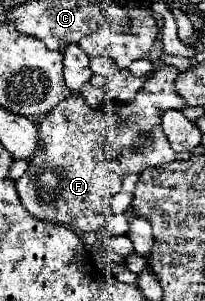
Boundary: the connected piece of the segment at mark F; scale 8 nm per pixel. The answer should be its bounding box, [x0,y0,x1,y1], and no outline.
[16,66,184,232]

